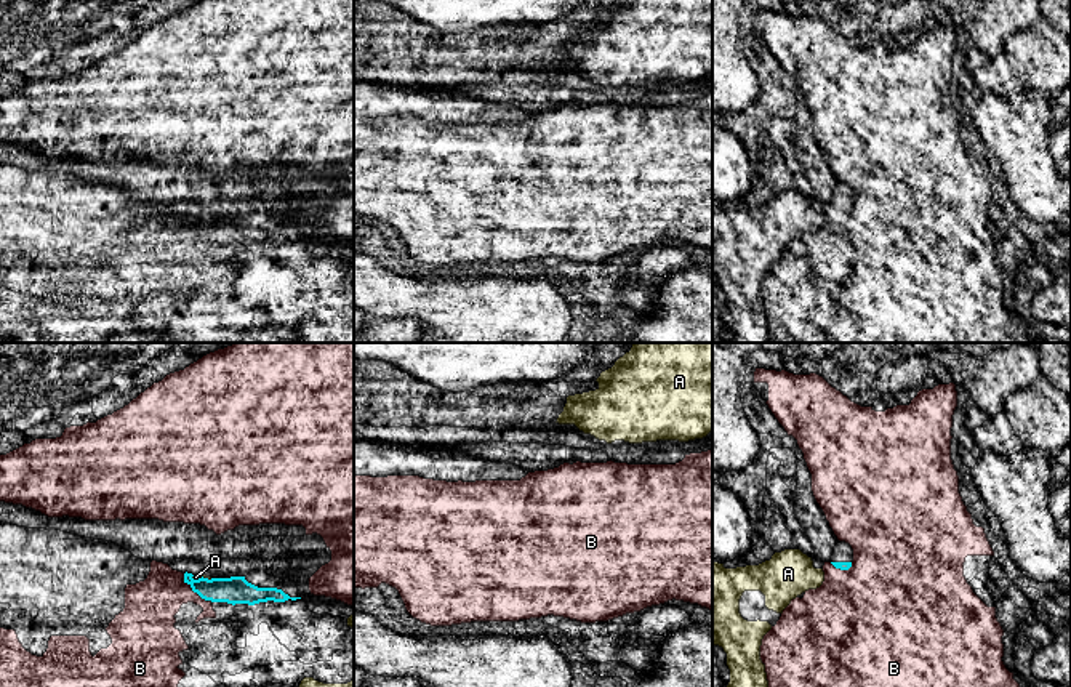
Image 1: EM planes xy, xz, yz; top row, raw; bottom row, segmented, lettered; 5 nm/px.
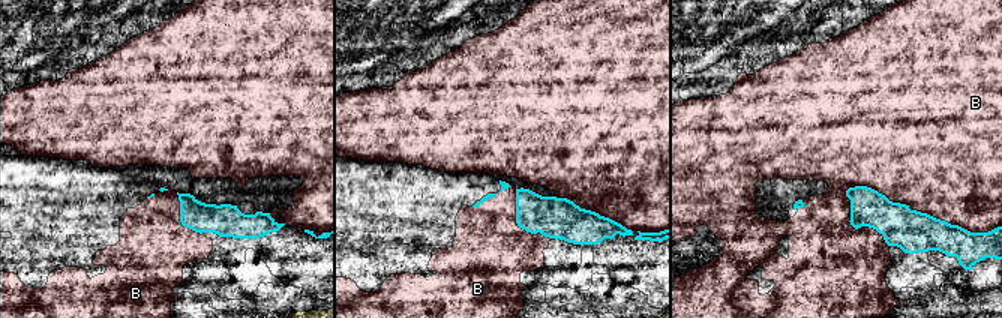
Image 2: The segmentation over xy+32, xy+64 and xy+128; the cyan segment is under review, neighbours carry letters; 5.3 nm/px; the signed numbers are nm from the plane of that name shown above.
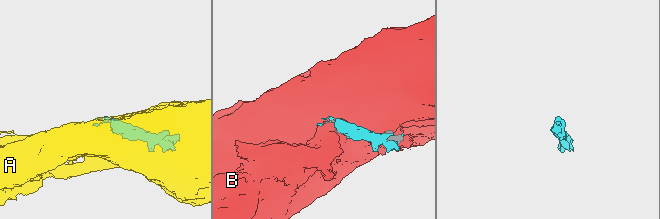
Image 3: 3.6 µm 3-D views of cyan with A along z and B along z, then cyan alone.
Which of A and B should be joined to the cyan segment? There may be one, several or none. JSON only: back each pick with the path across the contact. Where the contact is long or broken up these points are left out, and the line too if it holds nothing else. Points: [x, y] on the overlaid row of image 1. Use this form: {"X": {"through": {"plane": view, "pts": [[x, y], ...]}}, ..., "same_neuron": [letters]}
{"same_neuron": []}

